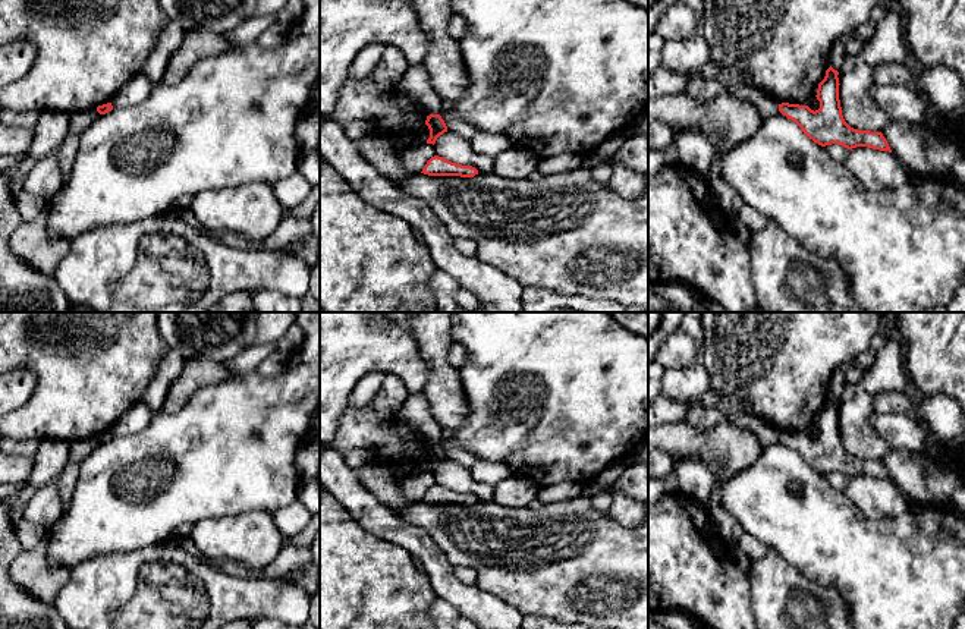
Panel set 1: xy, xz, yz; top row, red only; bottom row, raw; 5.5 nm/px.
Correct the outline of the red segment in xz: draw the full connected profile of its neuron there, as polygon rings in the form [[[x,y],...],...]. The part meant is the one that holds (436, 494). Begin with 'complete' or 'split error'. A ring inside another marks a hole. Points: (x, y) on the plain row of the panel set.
complete; [[[434,484],[427,490],[421,501],[428,504],[474,506],[478,503],[478,499],[475,496],[456,493],[443,485]]]

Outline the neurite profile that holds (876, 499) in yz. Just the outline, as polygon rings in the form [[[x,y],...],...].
[[[870,475],[849,478],[845,494],[871,521],[893,519],[912,507],[893,481]]]

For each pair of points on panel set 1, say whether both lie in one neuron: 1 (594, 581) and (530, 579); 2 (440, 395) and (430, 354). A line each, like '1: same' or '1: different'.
1: same
2: same

